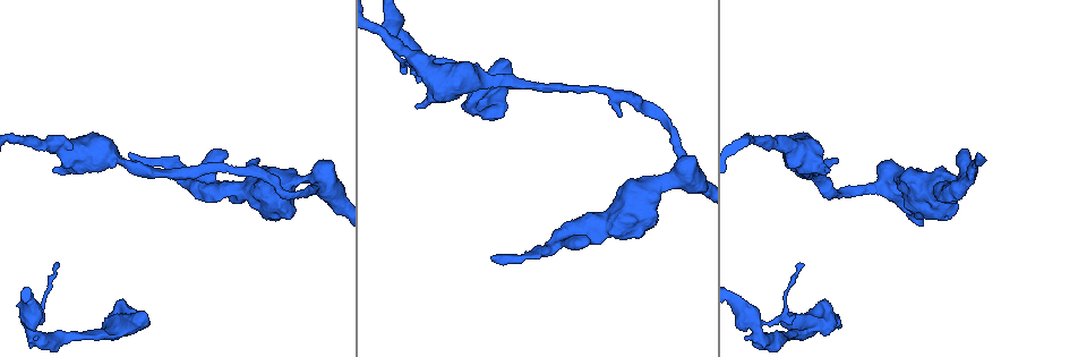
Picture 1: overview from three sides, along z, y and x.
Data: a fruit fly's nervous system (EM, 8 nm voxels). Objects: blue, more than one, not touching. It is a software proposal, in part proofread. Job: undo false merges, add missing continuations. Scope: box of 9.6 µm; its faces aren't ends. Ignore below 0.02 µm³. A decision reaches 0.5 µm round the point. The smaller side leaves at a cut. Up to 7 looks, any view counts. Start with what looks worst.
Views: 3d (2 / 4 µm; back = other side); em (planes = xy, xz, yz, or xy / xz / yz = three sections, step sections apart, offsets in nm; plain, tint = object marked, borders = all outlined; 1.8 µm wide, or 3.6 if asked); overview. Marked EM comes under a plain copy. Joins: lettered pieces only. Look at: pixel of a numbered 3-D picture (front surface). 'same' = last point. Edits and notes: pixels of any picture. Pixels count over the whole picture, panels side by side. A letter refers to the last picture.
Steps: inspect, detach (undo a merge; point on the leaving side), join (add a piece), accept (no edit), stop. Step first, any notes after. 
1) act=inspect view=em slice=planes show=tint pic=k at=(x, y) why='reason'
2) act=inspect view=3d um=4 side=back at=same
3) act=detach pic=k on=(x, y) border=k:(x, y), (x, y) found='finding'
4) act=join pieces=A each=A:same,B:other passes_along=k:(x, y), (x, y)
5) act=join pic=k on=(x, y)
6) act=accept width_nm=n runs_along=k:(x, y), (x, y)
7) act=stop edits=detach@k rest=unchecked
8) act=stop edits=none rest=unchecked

act=inspect view=3d um=4 pic=1 at=(130, 154) why='an open end'

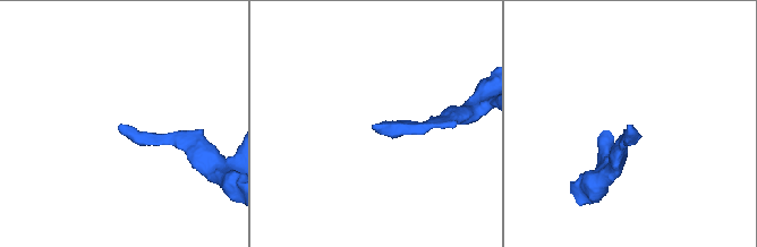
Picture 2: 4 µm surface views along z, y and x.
act=inspect view=em slice=planes show=borders pic=2 at=(120, 126) why='shape alone is not enough'

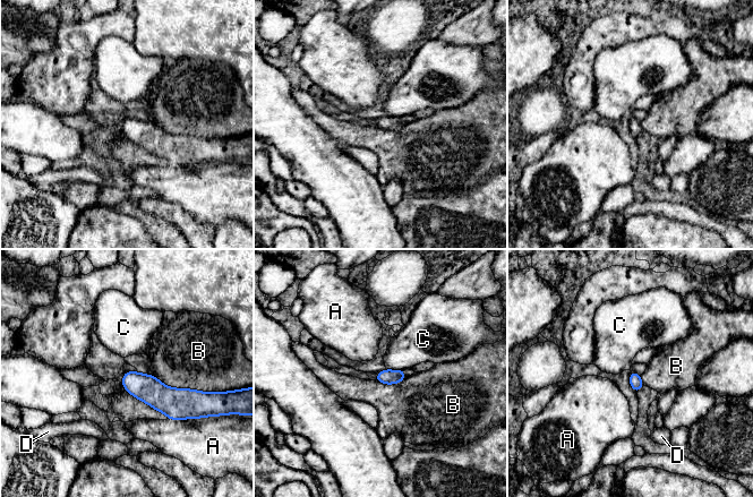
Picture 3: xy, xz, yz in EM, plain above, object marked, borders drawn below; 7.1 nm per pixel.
act=accept each=A:other,B:other,C:other,D:other border=3:(153, 375), (169, 386), (204, 392) found='no lettered piece goes on from it'

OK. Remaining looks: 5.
act=inspect view=em slice=planes show=borders pic=1 at=(575, 234) why='abrupt turn'

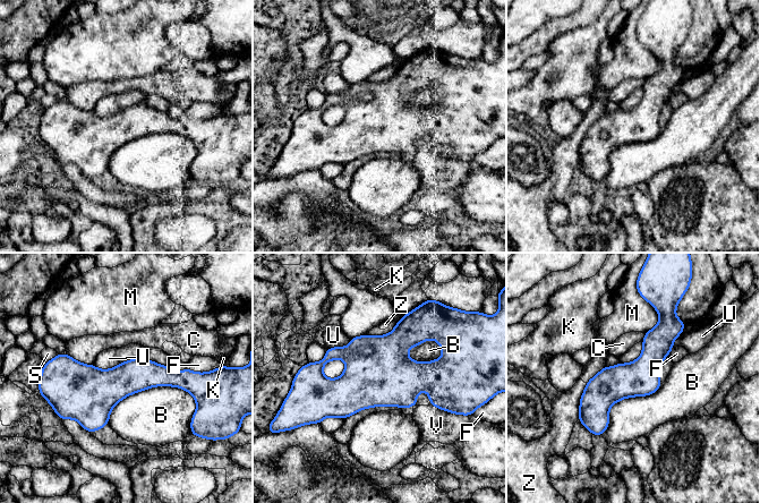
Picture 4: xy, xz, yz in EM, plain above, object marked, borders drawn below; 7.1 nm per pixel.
act=accept longest_contact=B:650nm each=B:other,C:other,F:other,K:other,M:other,S:other,U:other,V:other,Z:other found='one neuron here'

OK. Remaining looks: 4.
act=inspect view=em slice=xz step=4 show=borders pic=1 at=(826, 171) why='free end'

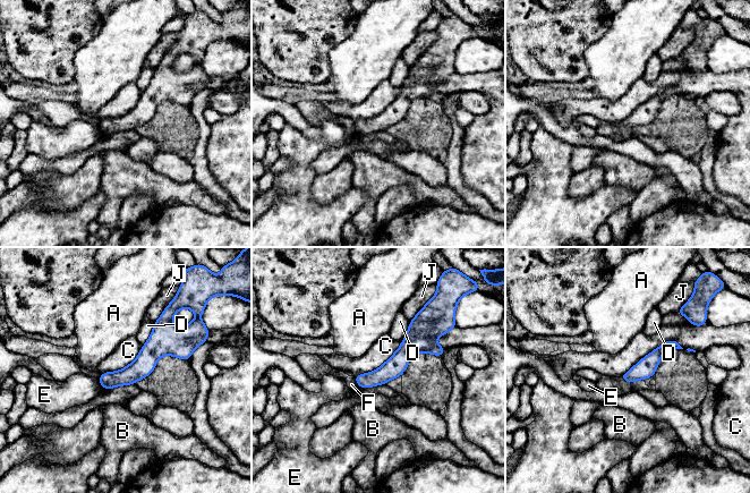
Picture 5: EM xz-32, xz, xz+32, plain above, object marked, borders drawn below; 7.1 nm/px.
act=accept each=A:other,B:other,C:other,D:other,E:other,F:other,J:other runs_along=5:(187, 348), (102, 381) found='no lettered piece goes on from it'

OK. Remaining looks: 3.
act=stop edits=none rest=unchecked

